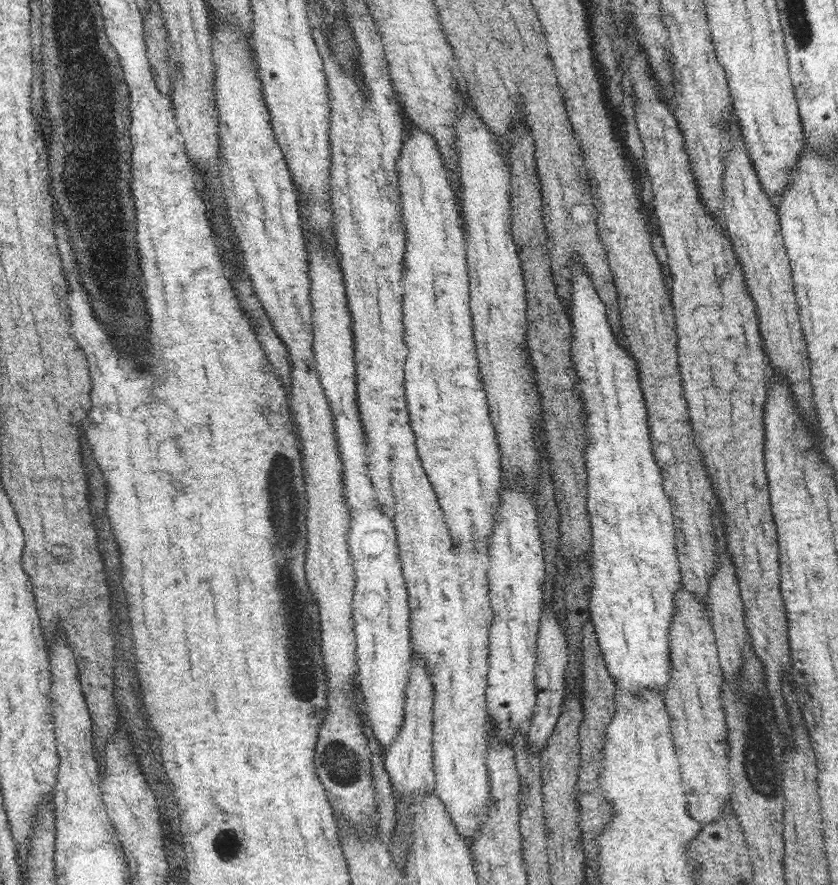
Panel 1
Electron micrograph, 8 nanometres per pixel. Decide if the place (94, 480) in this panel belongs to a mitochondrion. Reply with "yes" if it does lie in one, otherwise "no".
yes

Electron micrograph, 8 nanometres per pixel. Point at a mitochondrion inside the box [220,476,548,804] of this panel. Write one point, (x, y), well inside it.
(342, 764)

